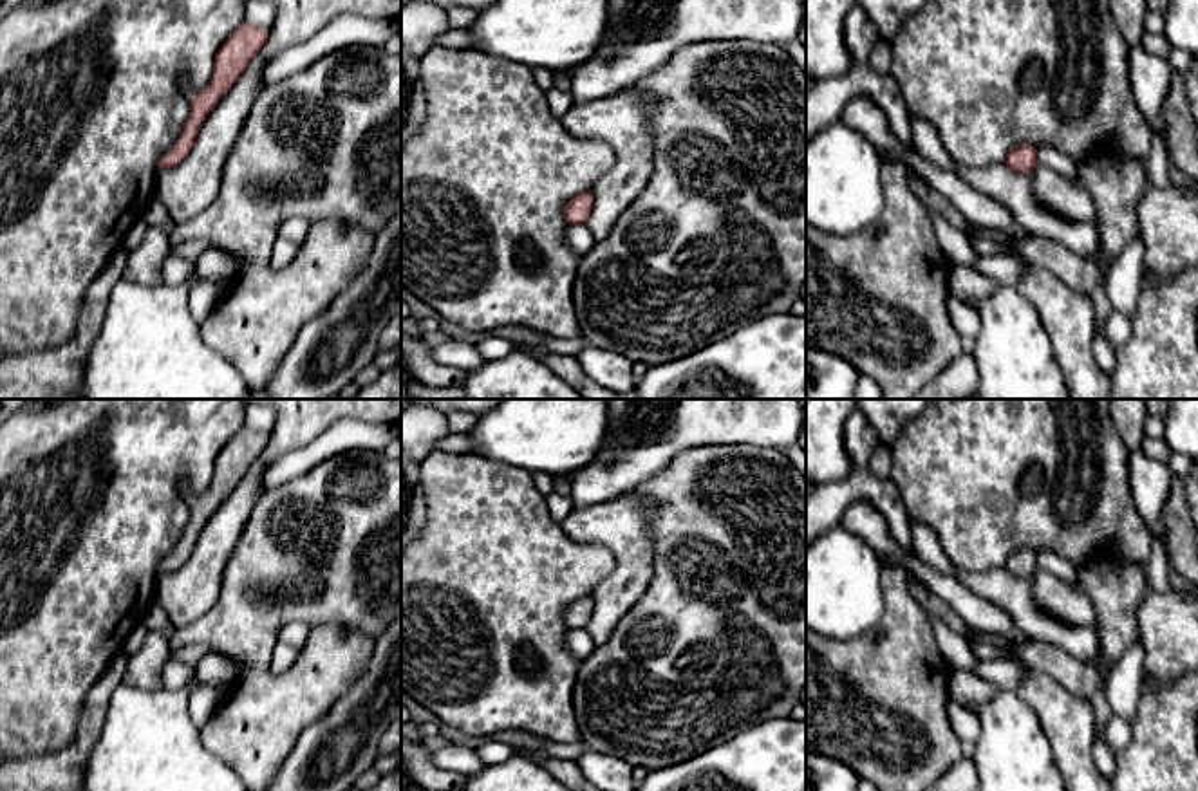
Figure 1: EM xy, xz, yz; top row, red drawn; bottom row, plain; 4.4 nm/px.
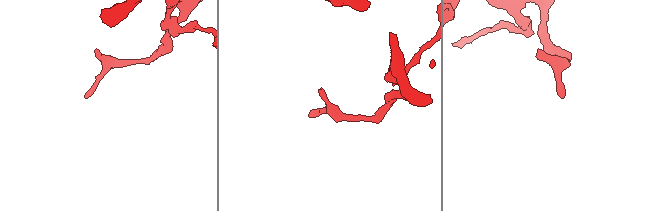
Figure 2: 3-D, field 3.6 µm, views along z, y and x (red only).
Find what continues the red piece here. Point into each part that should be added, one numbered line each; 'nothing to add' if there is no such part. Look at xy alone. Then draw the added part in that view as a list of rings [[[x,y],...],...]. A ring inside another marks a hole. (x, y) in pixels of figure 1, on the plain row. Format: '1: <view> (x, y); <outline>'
nothing to add

